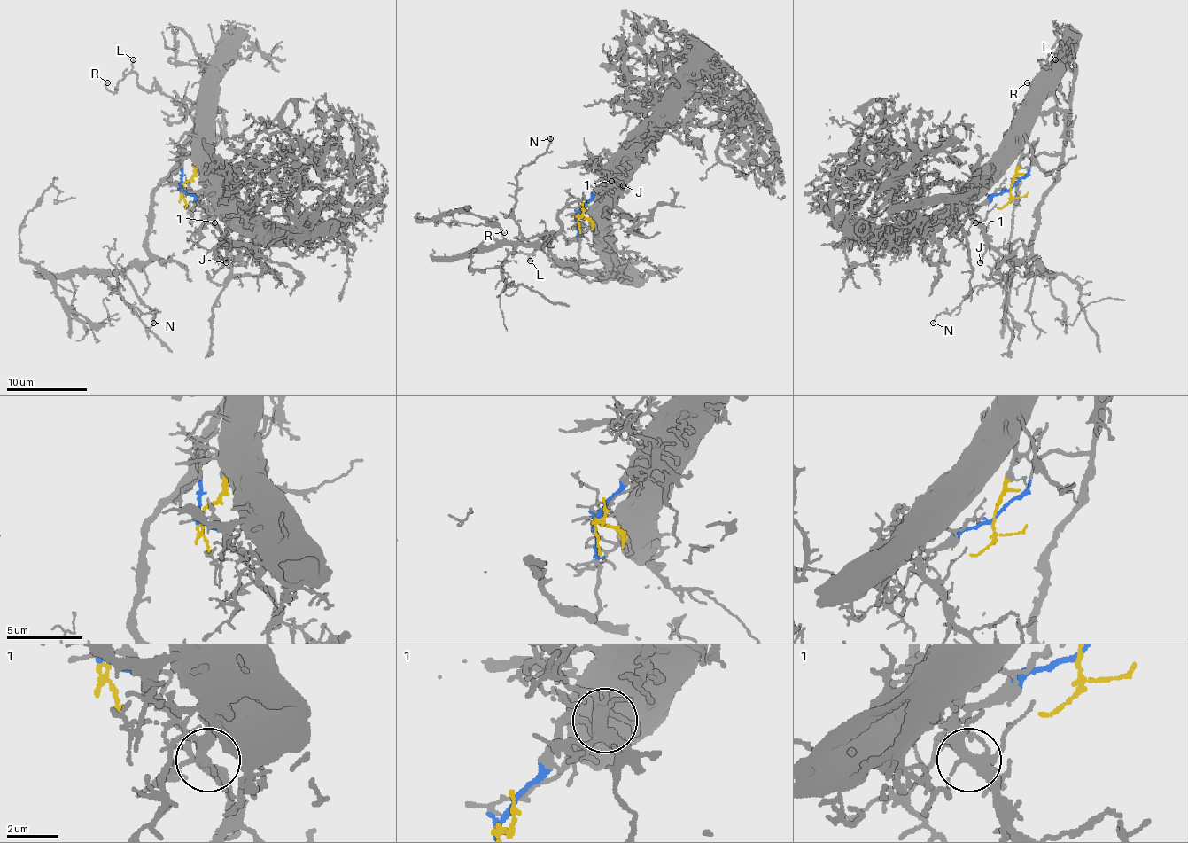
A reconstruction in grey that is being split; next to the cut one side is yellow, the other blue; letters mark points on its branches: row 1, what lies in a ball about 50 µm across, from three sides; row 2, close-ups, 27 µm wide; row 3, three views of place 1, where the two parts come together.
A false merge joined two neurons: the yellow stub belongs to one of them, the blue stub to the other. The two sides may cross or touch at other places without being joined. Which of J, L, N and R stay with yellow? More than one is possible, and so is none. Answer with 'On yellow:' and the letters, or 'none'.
On yellow: J

